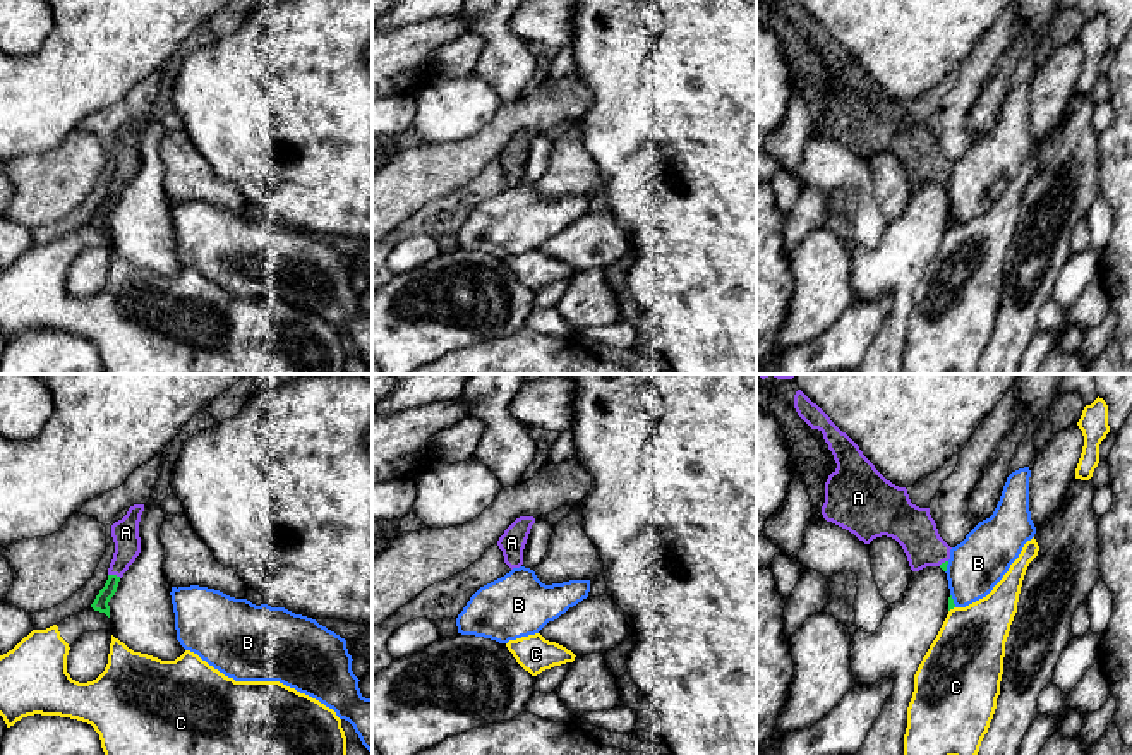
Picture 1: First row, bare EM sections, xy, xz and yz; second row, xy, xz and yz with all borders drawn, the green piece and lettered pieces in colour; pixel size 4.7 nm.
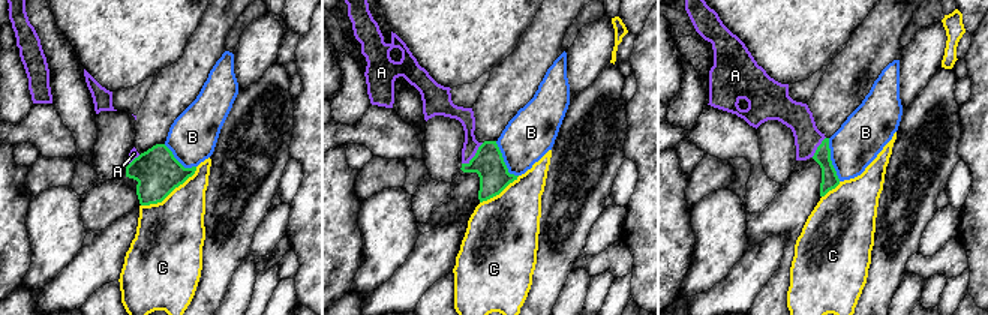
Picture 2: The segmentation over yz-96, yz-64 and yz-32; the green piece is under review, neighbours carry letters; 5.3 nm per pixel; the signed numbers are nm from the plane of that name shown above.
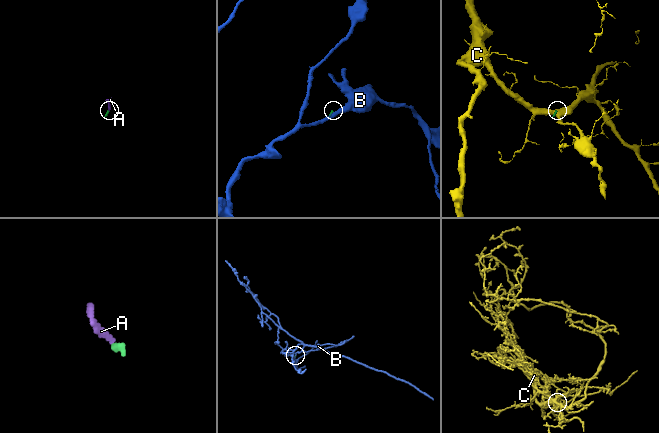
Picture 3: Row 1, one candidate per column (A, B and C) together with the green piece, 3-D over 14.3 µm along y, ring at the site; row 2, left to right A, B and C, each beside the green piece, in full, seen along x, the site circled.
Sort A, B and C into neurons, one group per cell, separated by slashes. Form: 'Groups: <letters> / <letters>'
Groups: A / B / C

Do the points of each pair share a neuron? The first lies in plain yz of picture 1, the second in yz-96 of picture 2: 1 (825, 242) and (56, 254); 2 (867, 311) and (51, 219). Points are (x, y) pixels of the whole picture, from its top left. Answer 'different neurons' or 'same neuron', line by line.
1: same neuron
2: different neurons

